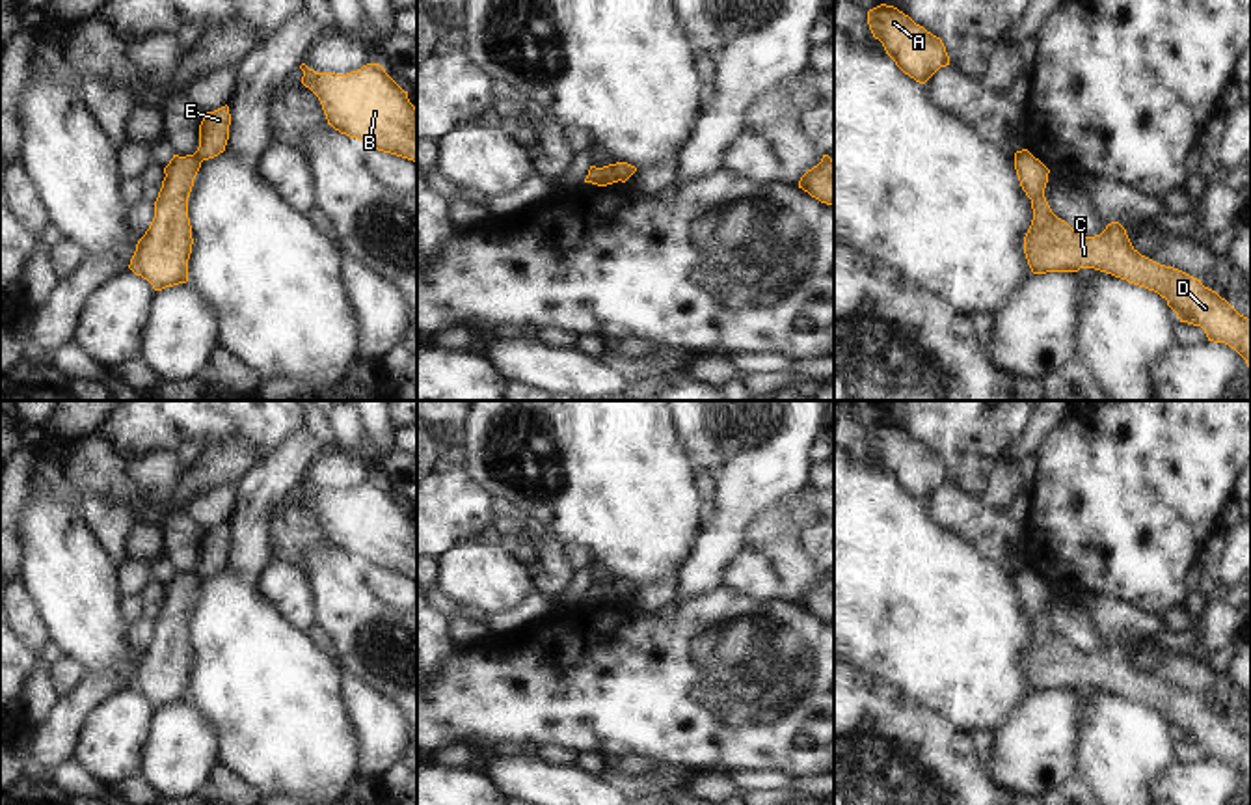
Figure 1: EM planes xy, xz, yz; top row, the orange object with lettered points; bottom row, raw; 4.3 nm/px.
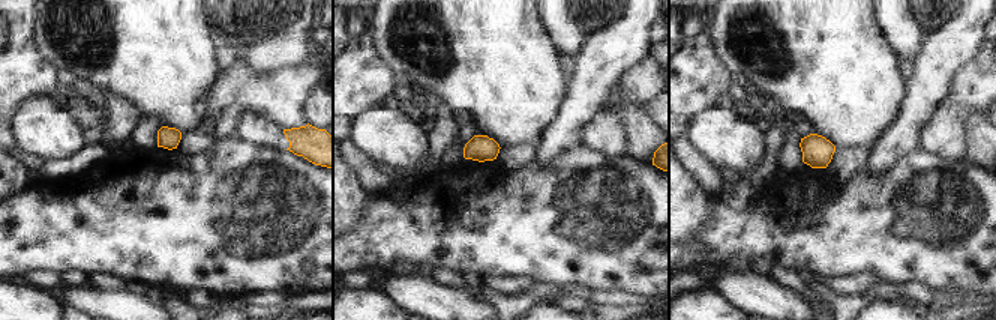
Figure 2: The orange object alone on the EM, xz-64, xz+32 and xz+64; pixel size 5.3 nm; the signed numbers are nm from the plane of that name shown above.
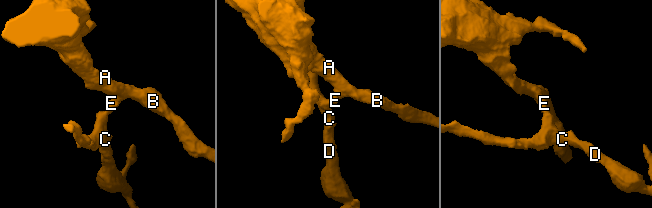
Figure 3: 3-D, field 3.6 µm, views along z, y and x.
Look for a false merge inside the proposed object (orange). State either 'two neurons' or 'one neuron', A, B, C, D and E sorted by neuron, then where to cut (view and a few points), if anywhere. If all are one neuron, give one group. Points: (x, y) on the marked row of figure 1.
two neurons; A B E / C D; cut in xz along (613, 164), (620, 179)

